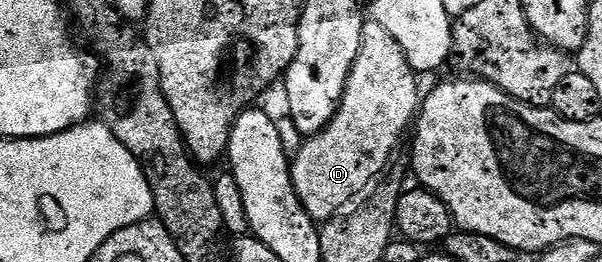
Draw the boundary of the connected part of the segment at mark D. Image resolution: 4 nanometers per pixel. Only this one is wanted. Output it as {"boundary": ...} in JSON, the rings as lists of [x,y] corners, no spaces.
{"boundary":[[[366,21],[357,59],[345,81],[345,91],[337,114],[325,129],[312,135],[297,158],[292,159],[293,189],[306,214],[318,223],[337,214],[360,190],[372,187],[385,165],[393,158],[405,129],[414,125],[419,114],[418,75],[411,68],[403,48],[383,28]]]}

